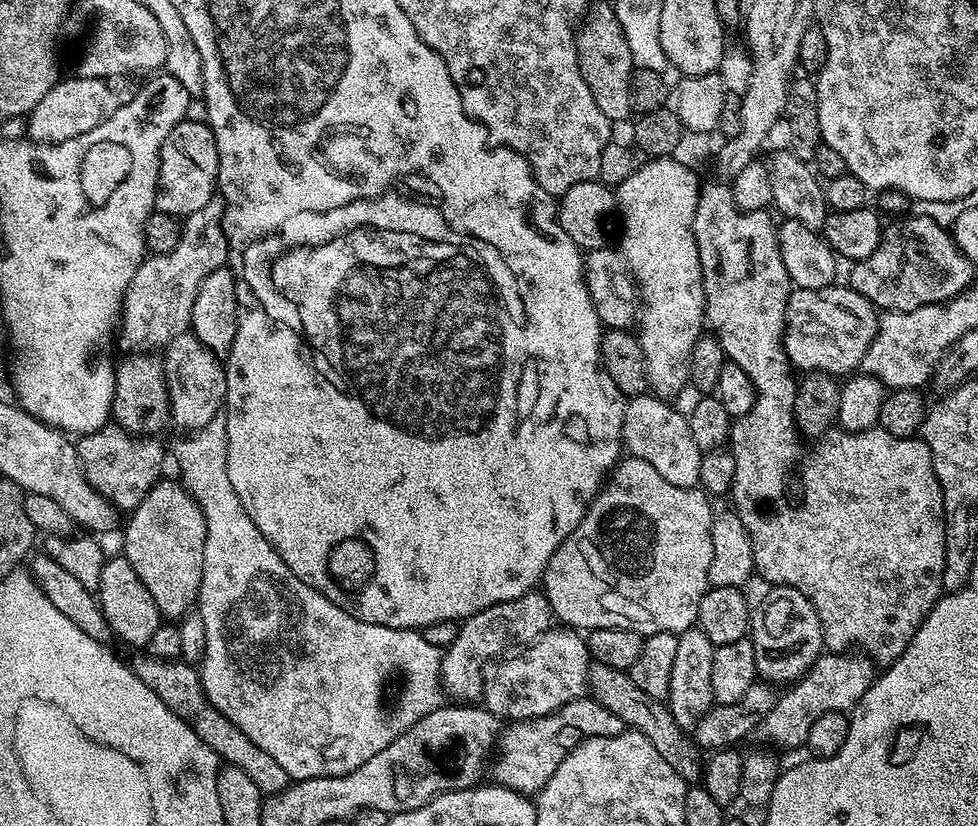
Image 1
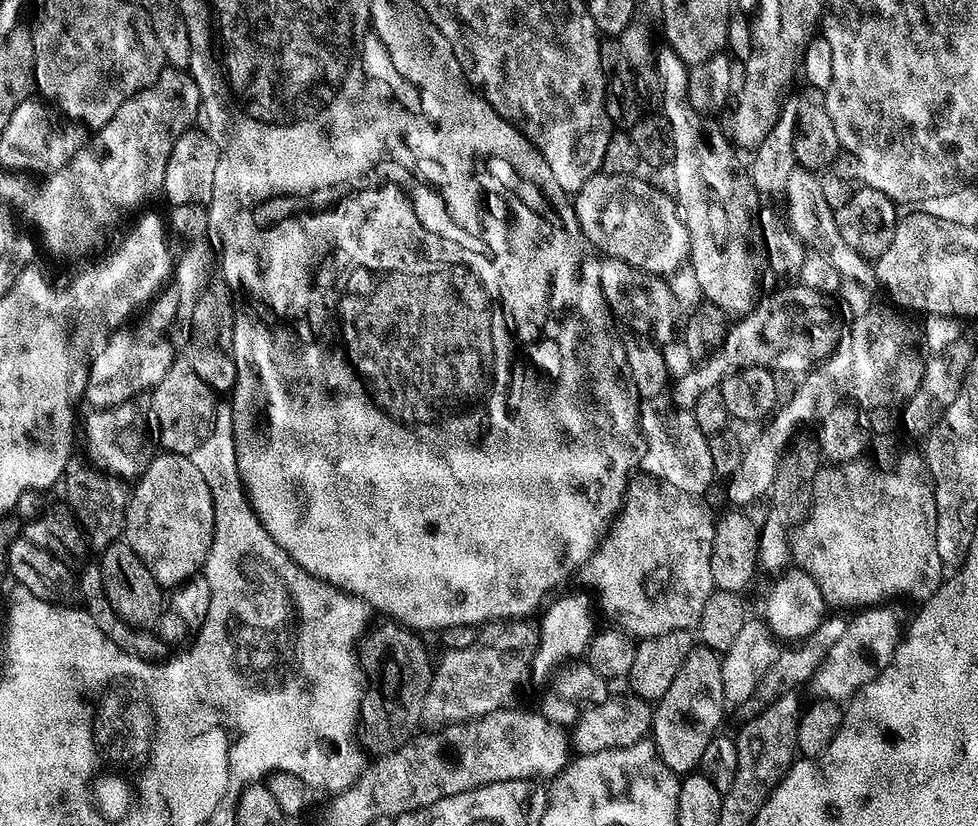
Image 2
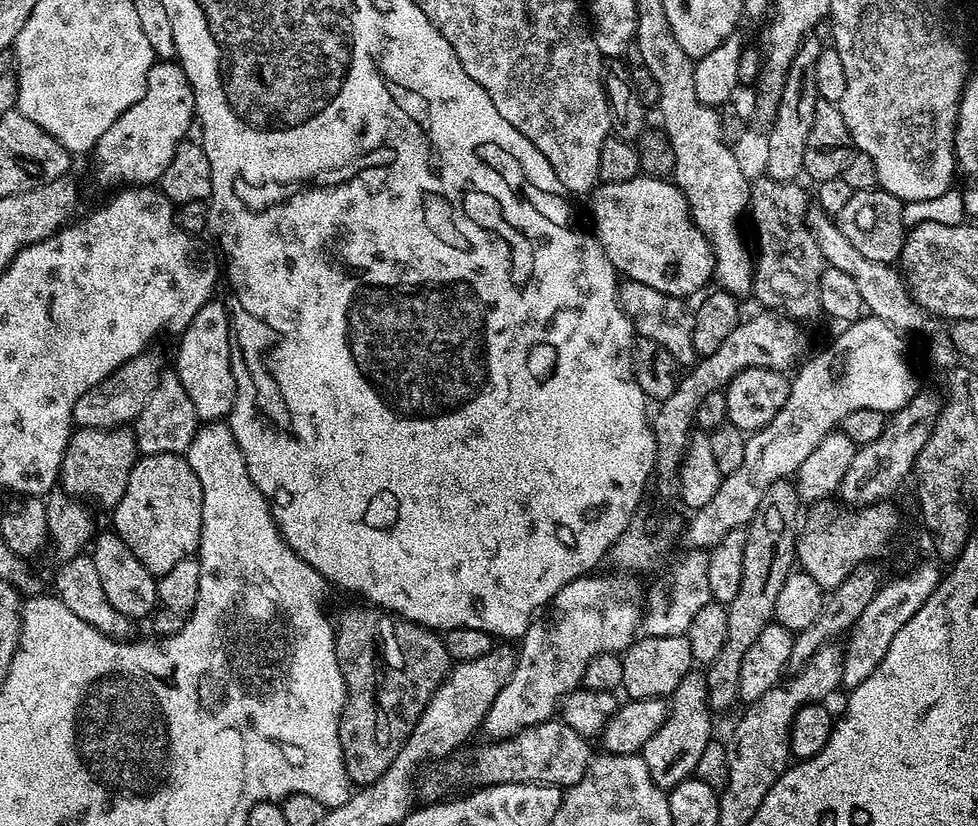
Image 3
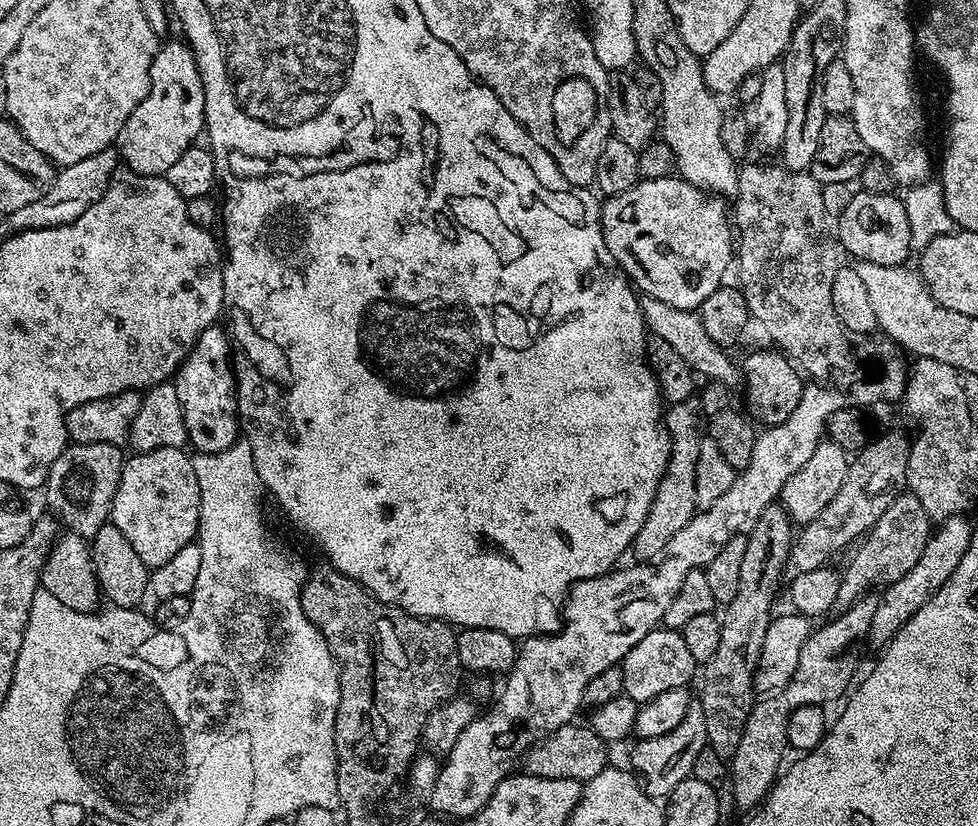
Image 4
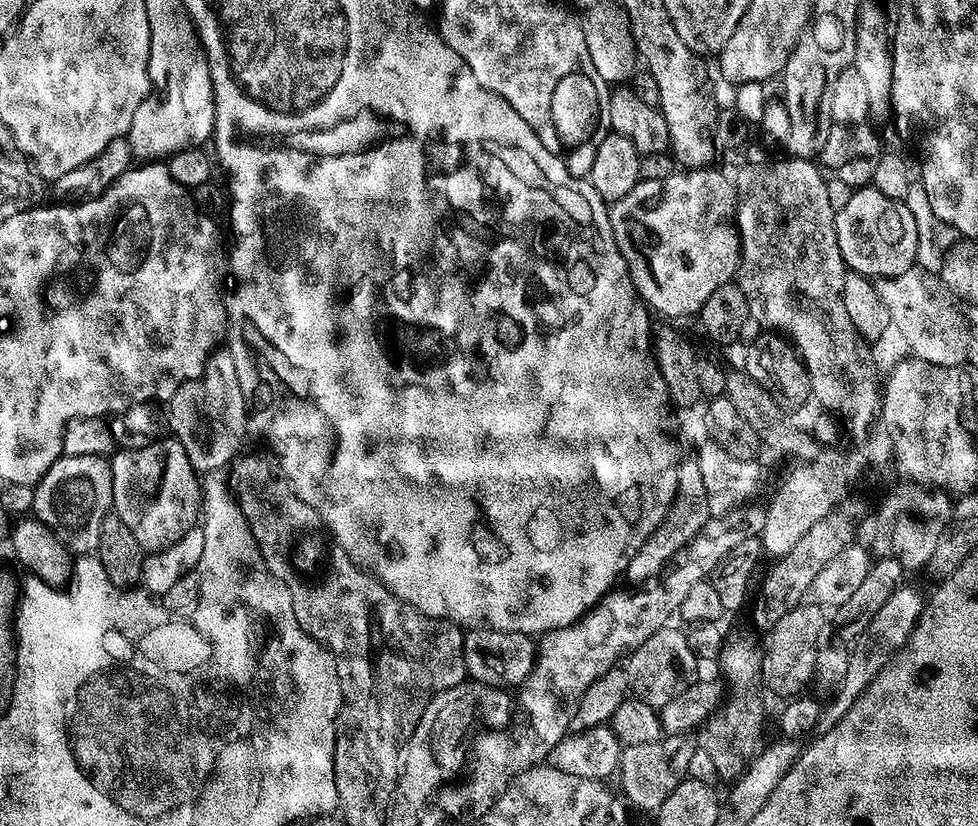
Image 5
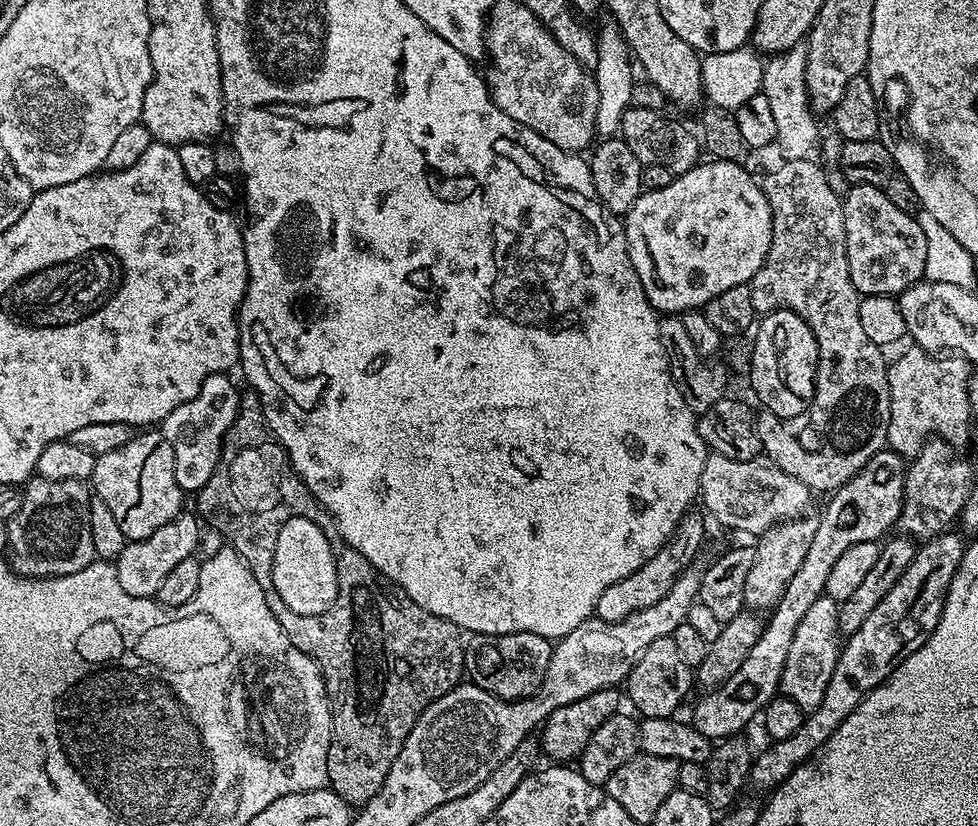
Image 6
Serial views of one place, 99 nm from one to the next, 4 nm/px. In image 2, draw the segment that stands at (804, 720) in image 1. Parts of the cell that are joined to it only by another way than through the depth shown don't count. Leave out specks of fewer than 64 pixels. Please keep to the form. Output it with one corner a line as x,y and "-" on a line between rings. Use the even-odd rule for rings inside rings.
877,606
872,609
859,611
853,619
847,621
846,634
838,638
838,642
830,649
830,654
818,666
810,681
810,689
814,697
821,700
835,700
847,702
860,691
861,688
878,678
882,670
890,662
897,644
902,639
902,624
885,607

